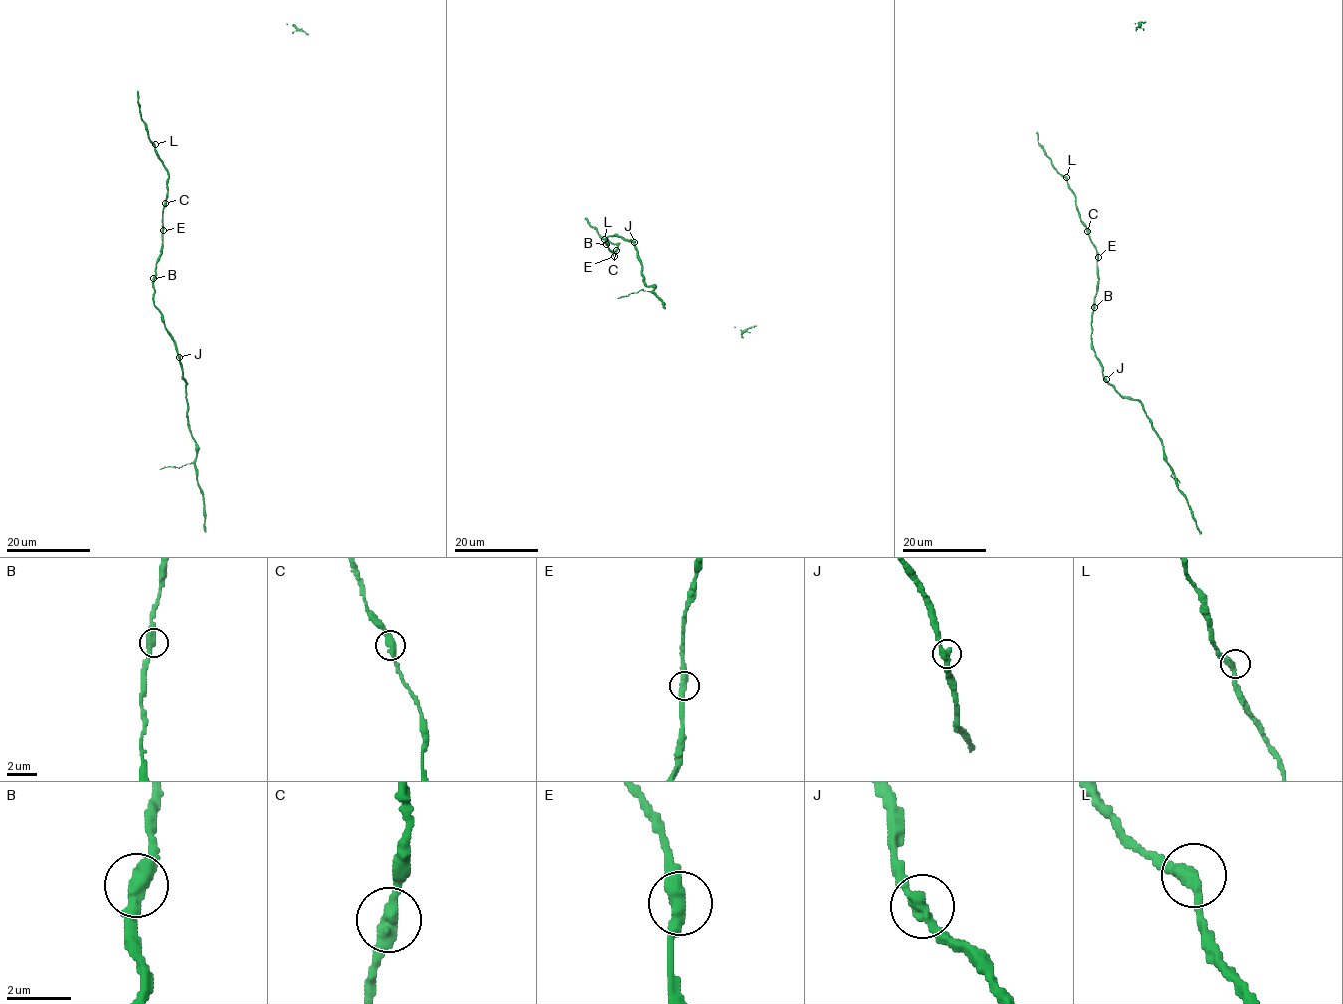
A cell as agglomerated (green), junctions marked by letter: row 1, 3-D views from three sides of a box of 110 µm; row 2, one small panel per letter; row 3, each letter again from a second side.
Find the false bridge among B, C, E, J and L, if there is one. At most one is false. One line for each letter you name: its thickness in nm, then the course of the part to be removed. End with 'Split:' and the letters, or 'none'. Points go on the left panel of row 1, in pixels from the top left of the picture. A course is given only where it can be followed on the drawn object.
Split: none

